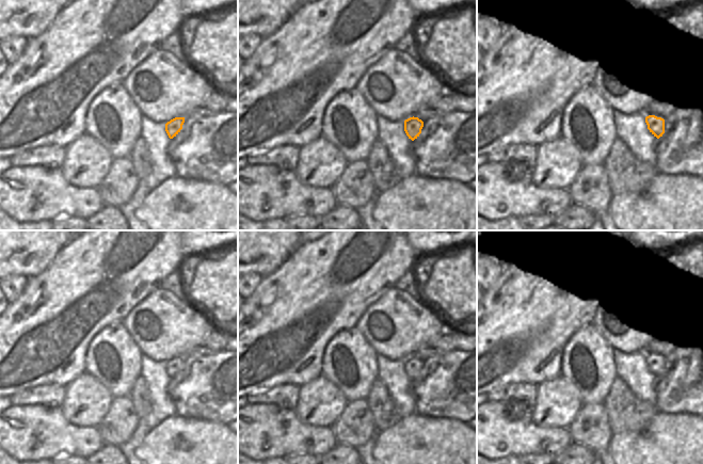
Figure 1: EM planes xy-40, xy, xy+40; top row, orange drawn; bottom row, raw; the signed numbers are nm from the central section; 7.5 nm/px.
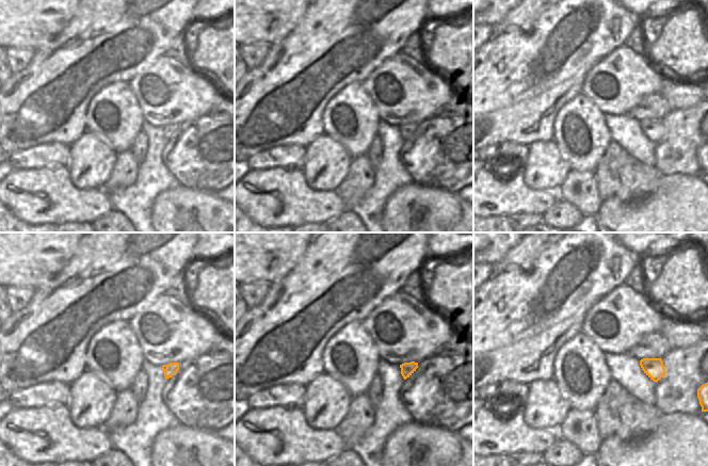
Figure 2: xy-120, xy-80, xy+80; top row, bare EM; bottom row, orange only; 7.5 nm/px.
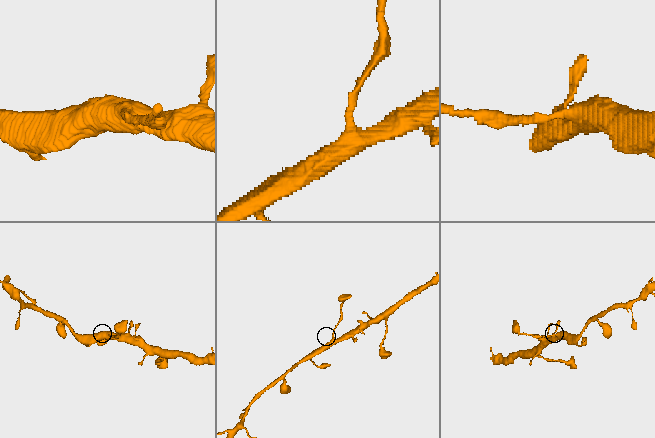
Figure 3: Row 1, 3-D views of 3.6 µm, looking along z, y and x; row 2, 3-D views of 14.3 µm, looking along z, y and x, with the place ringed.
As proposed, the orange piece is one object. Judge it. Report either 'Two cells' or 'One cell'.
One cell.

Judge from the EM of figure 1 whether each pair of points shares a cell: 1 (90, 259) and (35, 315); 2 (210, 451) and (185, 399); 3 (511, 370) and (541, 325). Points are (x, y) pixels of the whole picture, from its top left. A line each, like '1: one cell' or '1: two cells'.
1: one cell
2: two cells
3: one cell

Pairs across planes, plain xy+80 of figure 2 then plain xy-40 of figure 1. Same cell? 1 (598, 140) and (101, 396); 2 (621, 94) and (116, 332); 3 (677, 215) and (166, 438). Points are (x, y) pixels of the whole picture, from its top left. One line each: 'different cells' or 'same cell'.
1: different cells
2: different cells
3: same cell

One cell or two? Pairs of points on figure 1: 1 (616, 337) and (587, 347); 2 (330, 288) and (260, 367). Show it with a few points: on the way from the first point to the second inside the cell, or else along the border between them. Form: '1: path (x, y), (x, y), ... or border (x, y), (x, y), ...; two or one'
1: border (591, 324), (613, 349); two
2: path (310, 307), (299, 319), (298, 325), (275, 348); one

